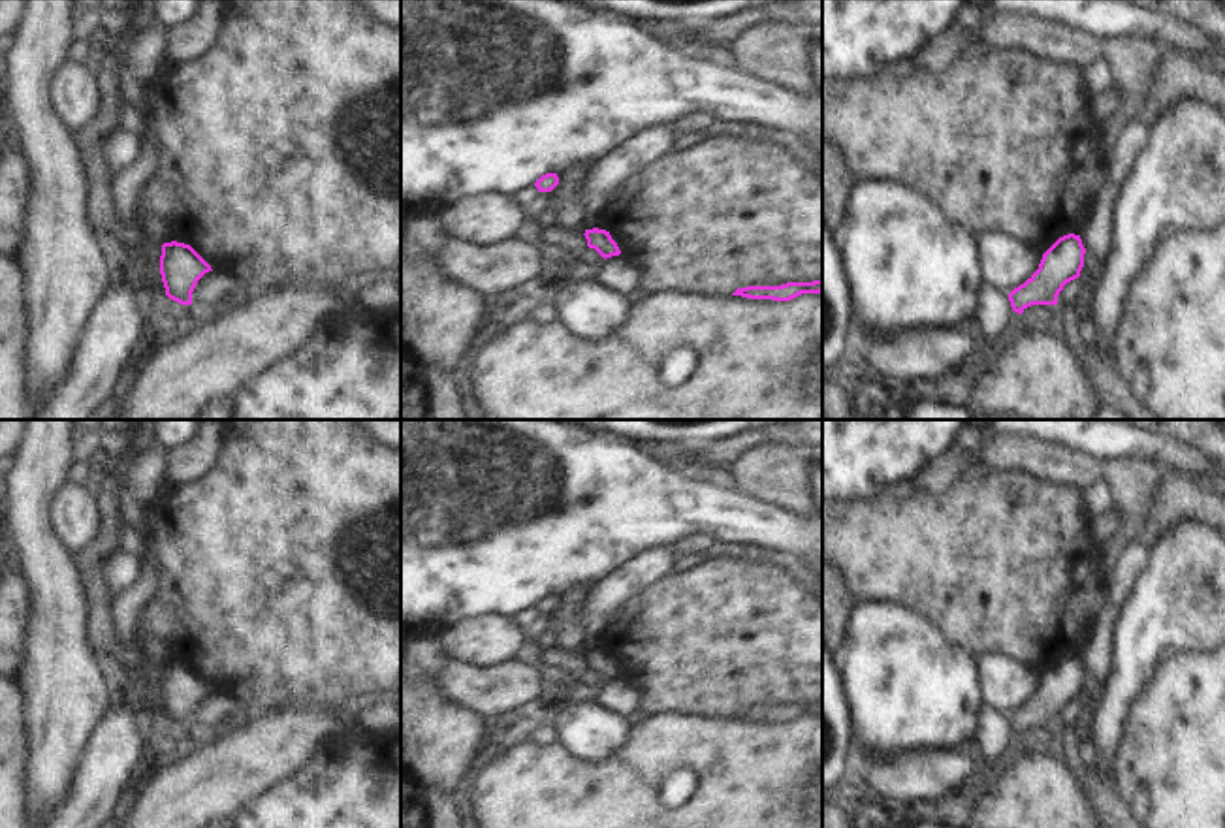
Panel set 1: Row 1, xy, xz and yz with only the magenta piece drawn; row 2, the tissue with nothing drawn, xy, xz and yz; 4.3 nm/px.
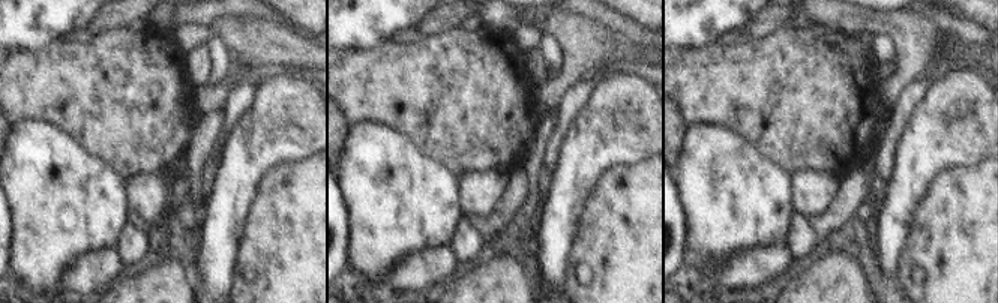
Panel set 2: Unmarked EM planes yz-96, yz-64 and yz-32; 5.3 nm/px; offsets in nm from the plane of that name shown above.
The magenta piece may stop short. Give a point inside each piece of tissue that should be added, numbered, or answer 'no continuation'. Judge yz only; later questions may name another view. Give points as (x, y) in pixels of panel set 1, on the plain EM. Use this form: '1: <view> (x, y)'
no continuation

